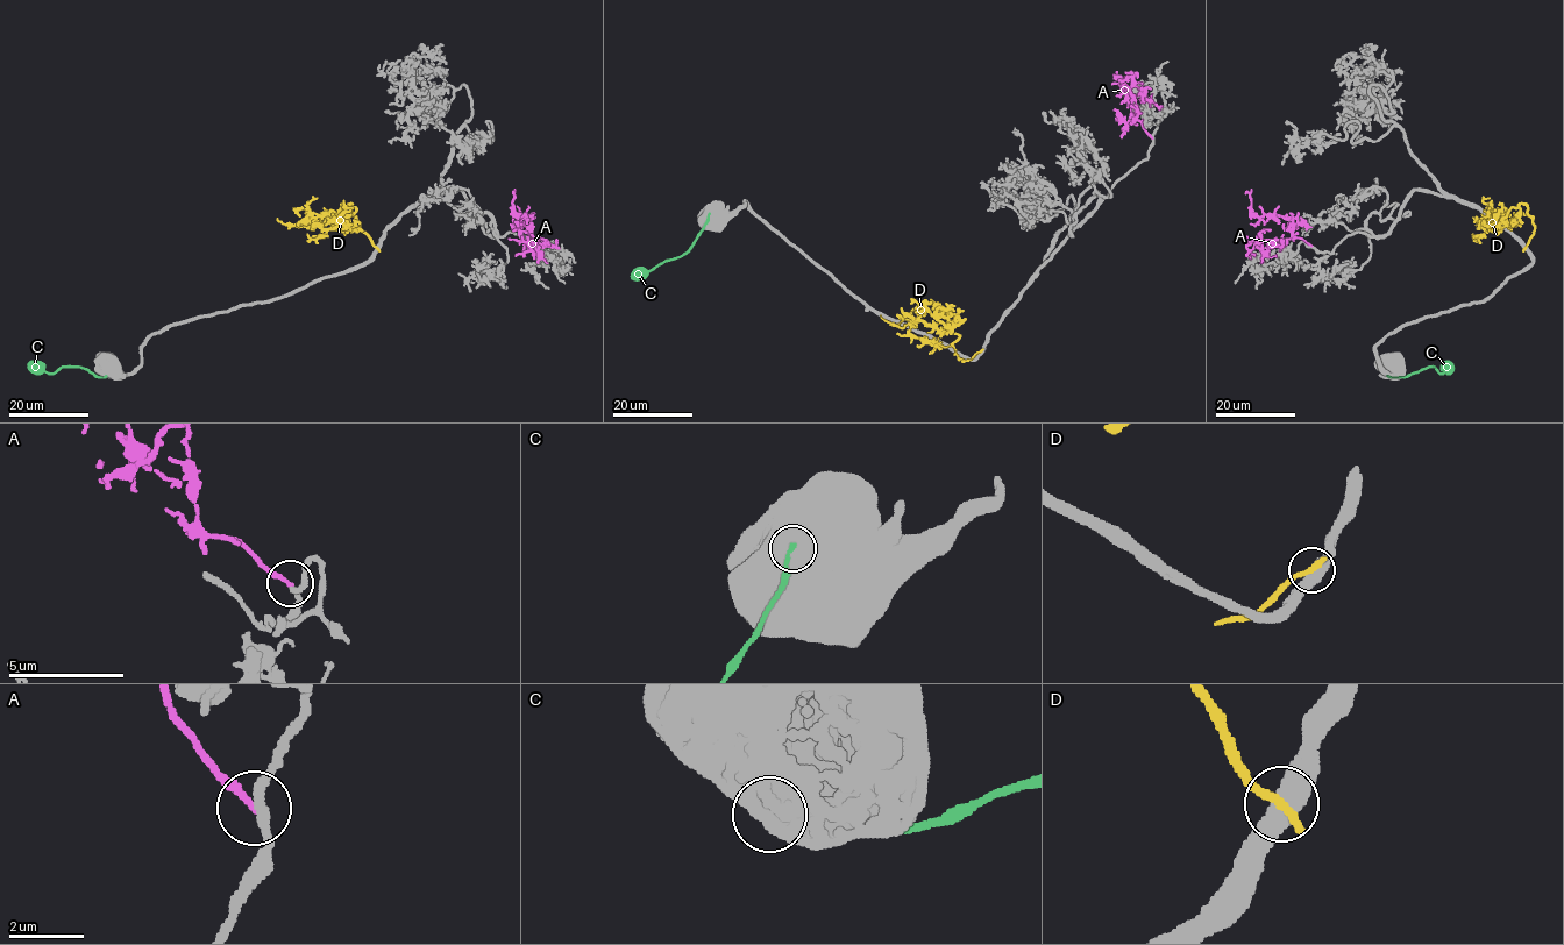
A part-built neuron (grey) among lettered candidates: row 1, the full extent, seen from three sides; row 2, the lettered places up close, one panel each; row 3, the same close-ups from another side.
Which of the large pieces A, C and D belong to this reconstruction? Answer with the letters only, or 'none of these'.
A

